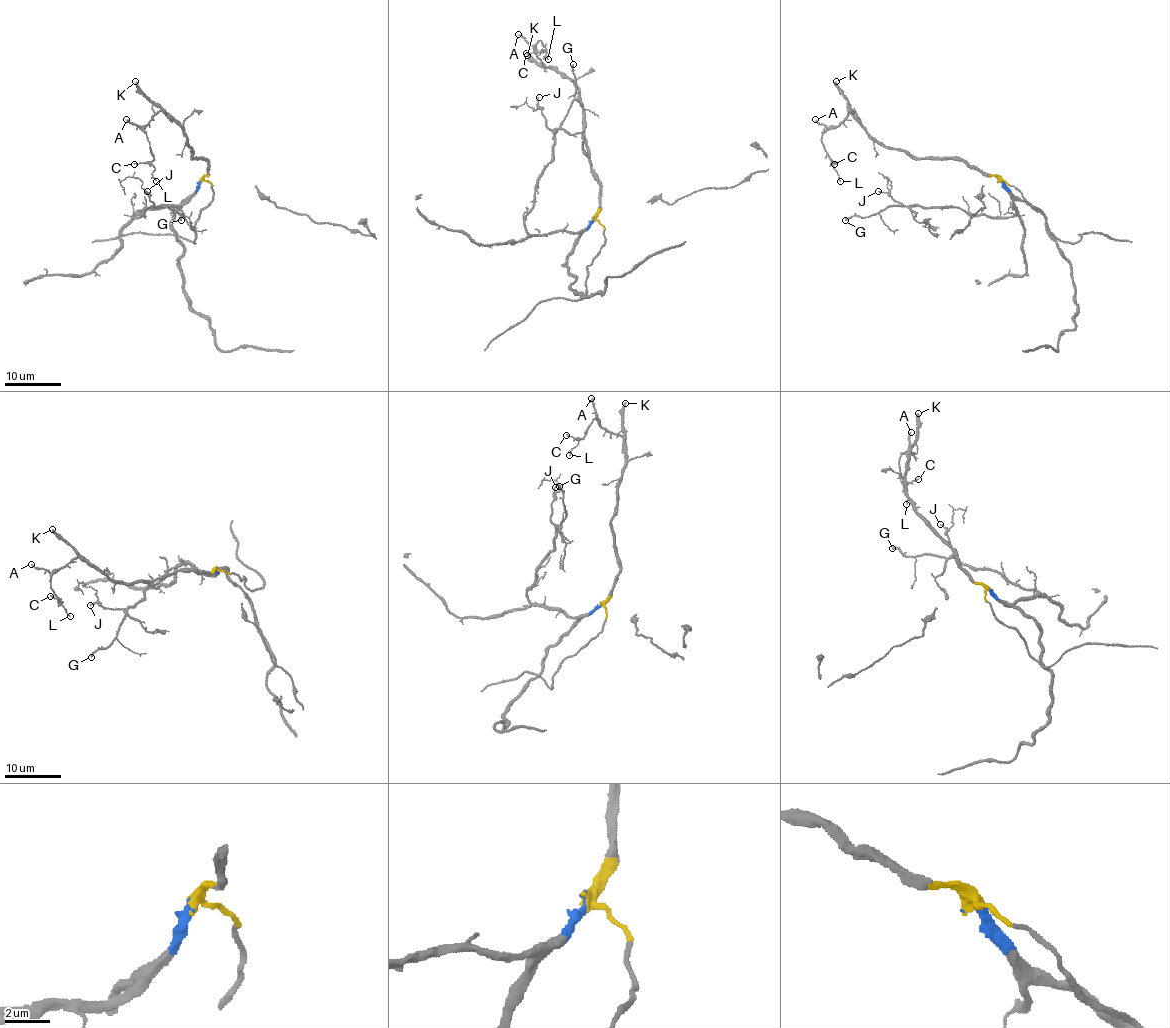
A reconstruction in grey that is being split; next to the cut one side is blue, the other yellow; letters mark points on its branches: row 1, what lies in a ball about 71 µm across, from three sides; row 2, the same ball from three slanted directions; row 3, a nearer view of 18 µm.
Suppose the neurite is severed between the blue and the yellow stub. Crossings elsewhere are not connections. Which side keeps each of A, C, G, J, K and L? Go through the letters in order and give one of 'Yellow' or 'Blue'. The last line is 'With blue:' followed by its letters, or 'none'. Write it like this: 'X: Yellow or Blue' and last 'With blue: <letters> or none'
A: Yellow
C: Yellow
G: Blue
J: Blue
K: Yellow
L: Yellow
With blue: G, J

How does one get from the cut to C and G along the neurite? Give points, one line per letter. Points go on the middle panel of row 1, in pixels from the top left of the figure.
C: (593, 220), (599, 183), (583, 134), (576, 86), (537, 57), (536, 47), (541, 41), (543, 51), (526, 54)
G: (593, 220), (573, 232), (534, 234), (524, 224), (534, 186), (551, 161), (554, 131), (575, 94), (573, 64)

